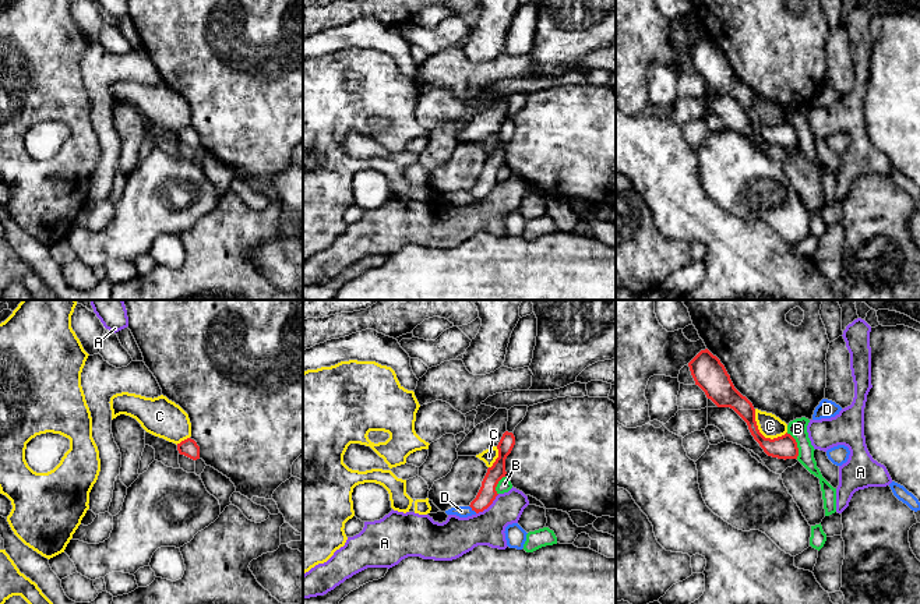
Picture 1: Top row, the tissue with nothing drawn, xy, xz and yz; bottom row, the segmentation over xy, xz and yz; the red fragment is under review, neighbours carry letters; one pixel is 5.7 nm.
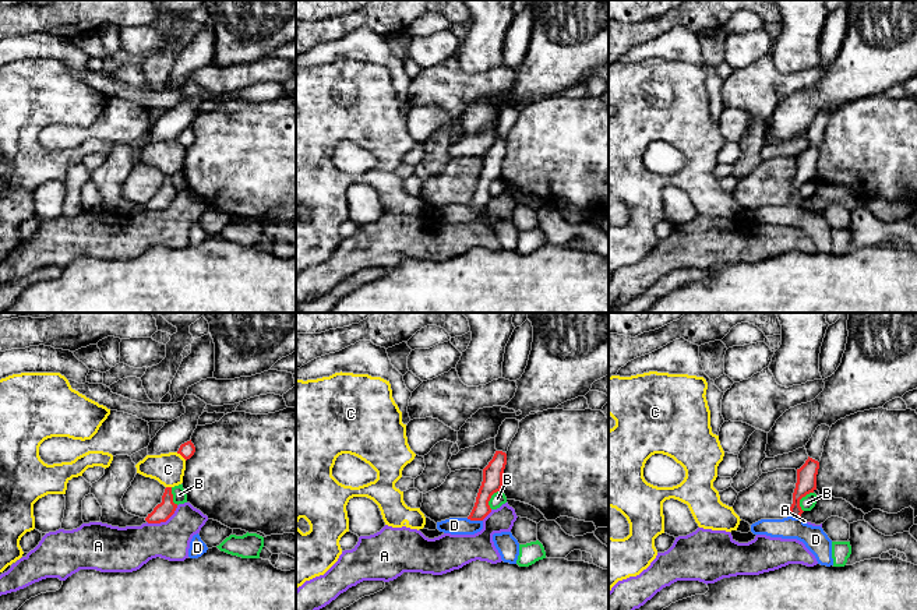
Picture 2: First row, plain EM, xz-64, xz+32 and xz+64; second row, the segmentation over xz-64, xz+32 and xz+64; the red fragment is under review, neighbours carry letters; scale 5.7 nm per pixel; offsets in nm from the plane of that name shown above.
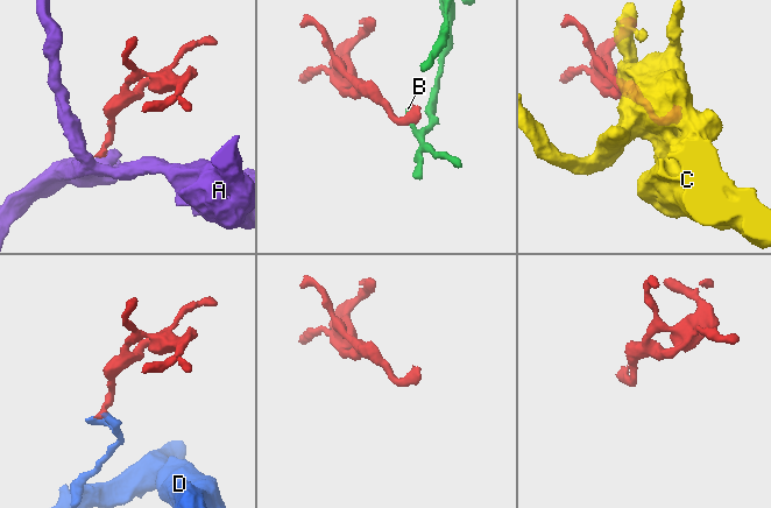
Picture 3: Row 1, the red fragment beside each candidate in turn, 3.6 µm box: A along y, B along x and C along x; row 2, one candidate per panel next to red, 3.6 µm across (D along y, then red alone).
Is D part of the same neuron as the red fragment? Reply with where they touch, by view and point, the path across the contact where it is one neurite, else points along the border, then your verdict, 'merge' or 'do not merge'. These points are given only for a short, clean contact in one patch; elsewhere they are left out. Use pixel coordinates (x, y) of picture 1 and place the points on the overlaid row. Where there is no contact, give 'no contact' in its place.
contact xz (473, 509); way xz (486, 495), (473, 509), (461, 511); merge

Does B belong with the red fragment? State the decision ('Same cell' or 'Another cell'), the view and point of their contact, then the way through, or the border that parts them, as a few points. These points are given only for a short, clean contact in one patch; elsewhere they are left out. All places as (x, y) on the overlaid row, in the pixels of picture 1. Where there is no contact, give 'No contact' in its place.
Another cell. Touches red at yz (796, 445). Boundary: yz (786, 433), (796, 442), (797, 458)

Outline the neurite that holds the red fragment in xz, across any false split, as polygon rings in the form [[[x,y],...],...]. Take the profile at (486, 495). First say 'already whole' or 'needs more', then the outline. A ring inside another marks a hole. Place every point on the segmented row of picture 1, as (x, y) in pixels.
needs more; [[[505,431],[497,445],[498,458],[493,463],[491,467],[487,469],[487,473],[482,481],[482,487],[476,495],[476,498],[470,502],[469,506],[458,506],[445,511],[447,515],[457,515],[459,518],[468,518],[483,512],[487,509],[496,497],[498,495],[496,487],[498,481],[505,477],[505,459],[511,453],[515,445],[515,437],[512,432]]]

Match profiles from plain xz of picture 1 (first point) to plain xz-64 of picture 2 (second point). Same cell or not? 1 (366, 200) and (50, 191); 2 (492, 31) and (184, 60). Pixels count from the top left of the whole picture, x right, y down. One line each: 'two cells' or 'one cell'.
1: one cell
2: two cells

